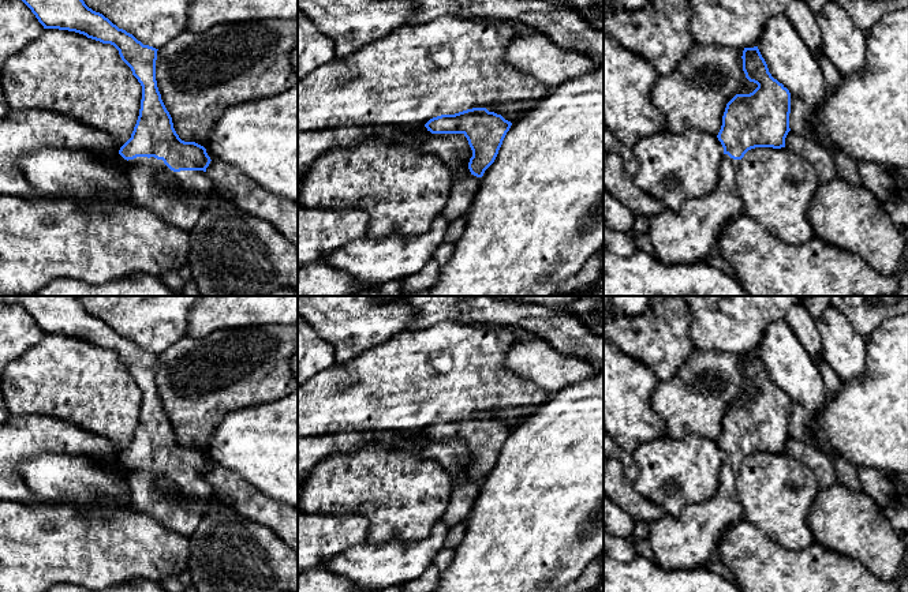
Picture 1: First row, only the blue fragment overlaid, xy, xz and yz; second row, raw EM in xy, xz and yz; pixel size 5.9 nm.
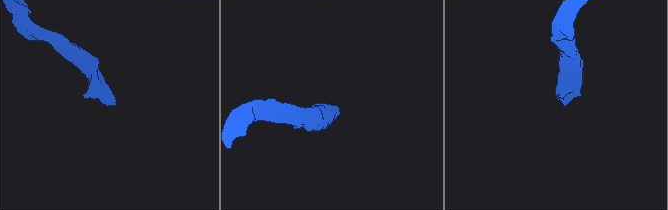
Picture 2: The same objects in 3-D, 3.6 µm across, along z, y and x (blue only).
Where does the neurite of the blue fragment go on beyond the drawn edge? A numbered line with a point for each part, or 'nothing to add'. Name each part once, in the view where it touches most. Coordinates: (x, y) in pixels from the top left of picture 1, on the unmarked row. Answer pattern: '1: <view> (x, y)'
1: xy (171, 508)

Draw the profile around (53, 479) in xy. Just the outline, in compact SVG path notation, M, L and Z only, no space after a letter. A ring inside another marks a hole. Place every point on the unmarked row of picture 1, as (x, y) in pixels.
M37 456L19 467L23 483L41 503L67 503L81 514L93 509L109 513L117 509L134 509L131 501L119 503L116 498L130 491L128 469L120 460L117 469L126 483L113 482L104 468L83 457Z

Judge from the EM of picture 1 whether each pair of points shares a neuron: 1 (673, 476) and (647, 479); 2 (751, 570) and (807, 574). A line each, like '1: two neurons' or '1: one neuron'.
1: one neuron
2: one neuron

